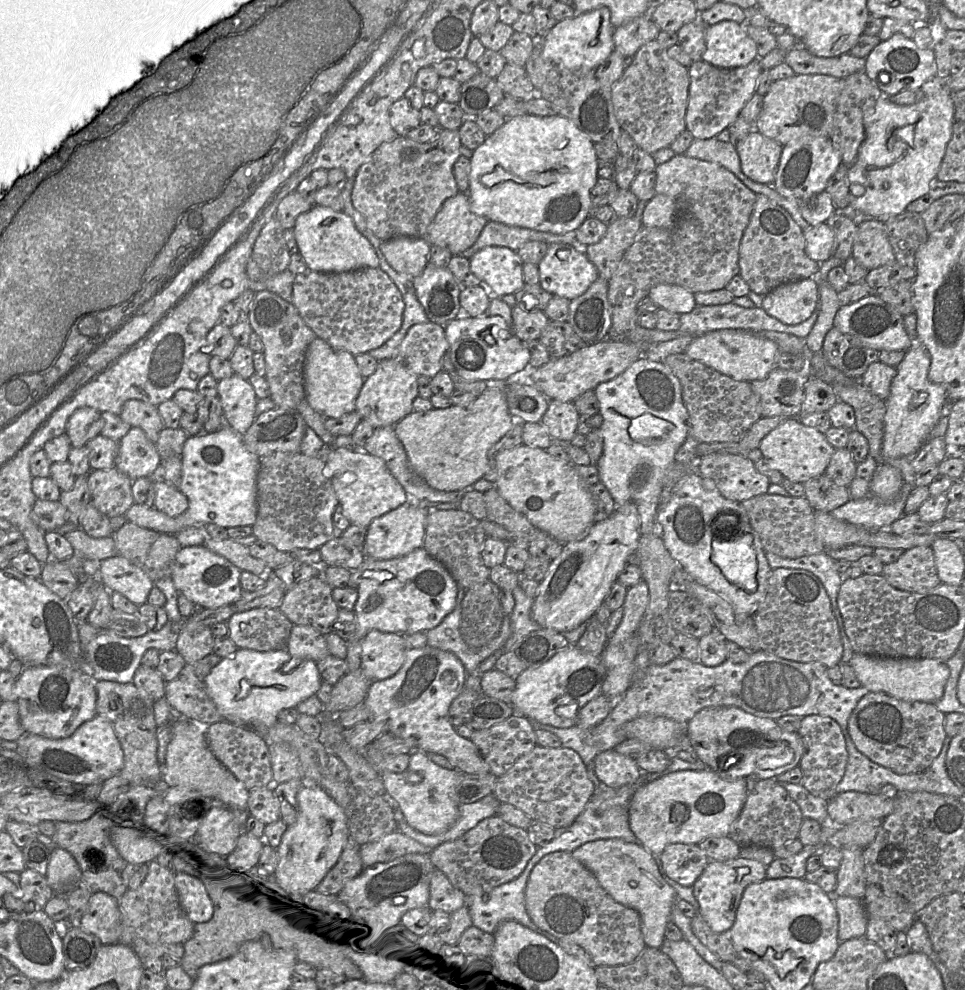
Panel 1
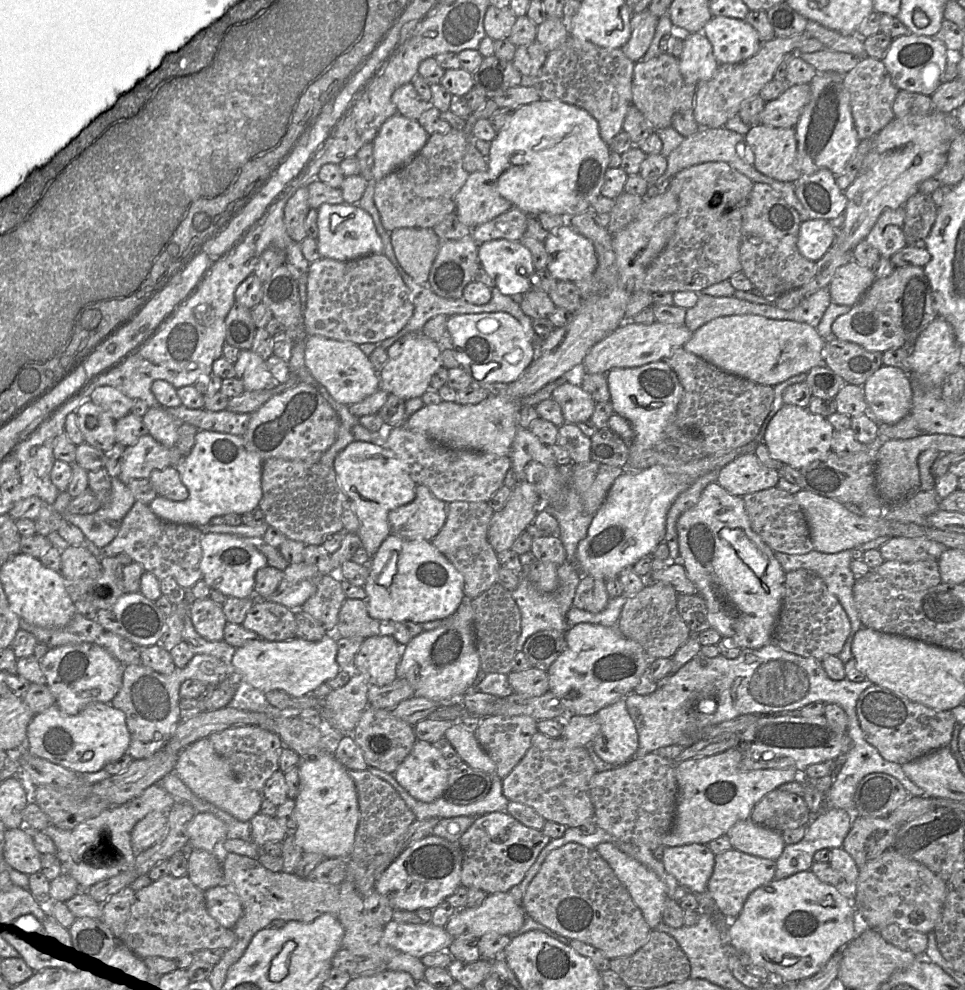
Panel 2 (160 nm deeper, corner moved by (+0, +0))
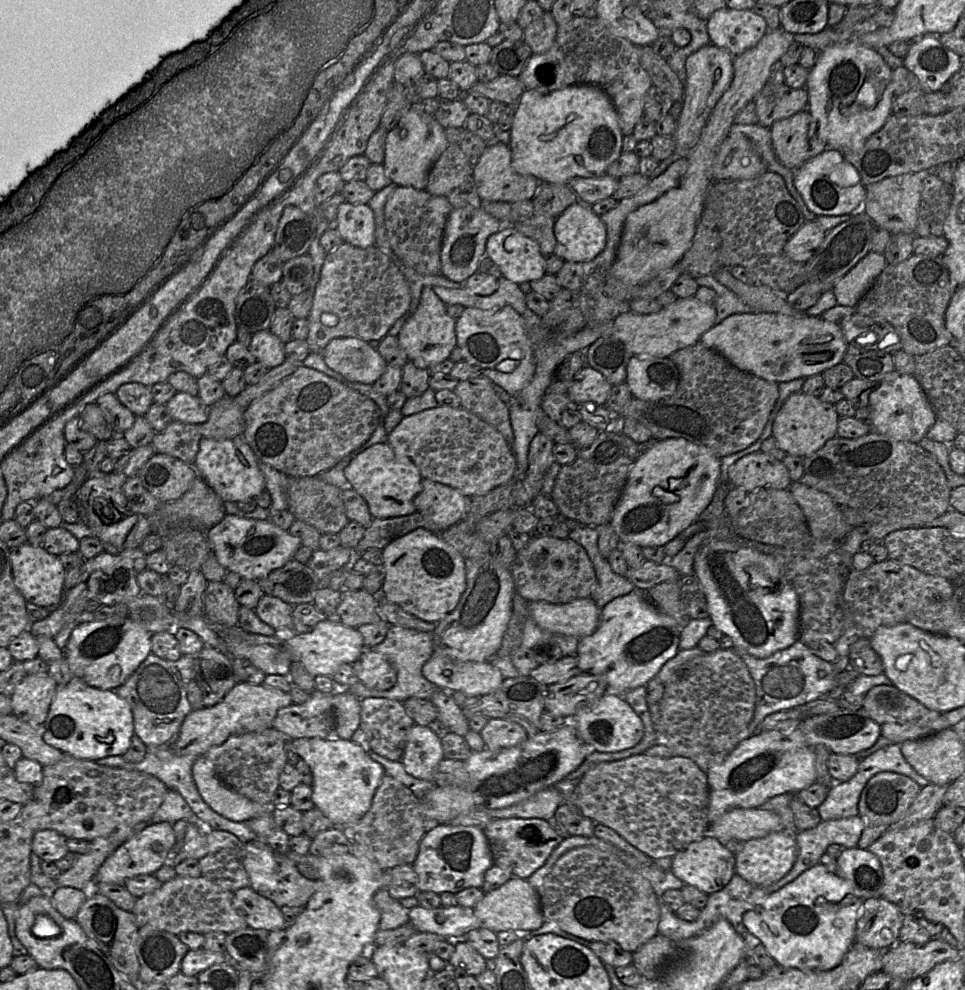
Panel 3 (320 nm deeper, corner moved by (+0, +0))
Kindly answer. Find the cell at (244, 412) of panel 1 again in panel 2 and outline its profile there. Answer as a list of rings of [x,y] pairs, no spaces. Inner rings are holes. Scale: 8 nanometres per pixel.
[[[241,350],[234,367],[235,378],[243,381],[246,391],[258,391],[279,385],[274,381],[266,360],[251,350]]]

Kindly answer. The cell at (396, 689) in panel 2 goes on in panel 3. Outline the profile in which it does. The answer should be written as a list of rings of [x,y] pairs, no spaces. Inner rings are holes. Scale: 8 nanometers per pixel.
[[[433,653],[422,667],[422,675],[437,688],[482,697],[499,688],[504,681],[492,659],[462,662]]]

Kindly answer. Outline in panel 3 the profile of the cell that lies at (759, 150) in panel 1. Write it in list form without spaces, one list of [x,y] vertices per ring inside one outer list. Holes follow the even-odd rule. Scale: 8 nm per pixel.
[[[807,108],[792,117],[774,122],[769,130],[778,161],[792,170],[827,149]]]

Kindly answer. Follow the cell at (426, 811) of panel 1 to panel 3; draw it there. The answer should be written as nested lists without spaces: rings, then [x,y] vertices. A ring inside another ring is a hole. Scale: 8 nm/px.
[[[413,723],[400,759],[406,772],[415,778],[433,781],[434,768],[443,758],[441,737],[429,726]]]

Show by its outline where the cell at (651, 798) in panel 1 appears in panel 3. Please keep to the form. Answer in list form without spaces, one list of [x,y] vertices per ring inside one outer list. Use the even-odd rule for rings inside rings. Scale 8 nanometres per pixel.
[[[800,729],[791,733],[779,730],[757,732],[748,739],[739,742],[720,764],[711,766],[706,771],[709,786],[708,818],[712,823],[733,808],[759,808],[768,799],[782,793],[797,793],[816,782],[816,753],[809,746]]]

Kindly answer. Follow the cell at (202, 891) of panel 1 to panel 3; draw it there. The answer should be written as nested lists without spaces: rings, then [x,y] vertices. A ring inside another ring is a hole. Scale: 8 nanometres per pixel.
[[[250,887],[234,891],[233,906],[251,928],[275,931],[288,926],[281,909]]]

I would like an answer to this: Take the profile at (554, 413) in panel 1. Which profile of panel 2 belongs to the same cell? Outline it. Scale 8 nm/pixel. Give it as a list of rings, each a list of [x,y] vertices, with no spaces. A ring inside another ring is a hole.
[[[568,381],[552,392],[551,399],[560,405],[565,422],[569,424],[589,421],[596,406],[589,393]]]

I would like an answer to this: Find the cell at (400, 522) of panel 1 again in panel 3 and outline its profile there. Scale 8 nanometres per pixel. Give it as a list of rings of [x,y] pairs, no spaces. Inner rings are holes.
[[[423,479],[421,493],[414,498],[414,505],[426,521],[435,525],[436,533],[441,533],[466,515],[470,498],[455,488]]]

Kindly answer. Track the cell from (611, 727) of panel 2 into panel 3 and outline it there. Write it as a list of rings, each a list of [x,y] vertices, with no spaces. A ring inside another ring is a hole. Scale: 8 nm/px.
[[[605,693],[593,706],[581,710],[573,723],[579,739],[591,750],[617,752],[638,744],[644,734],[640,717],[620,696]]]

